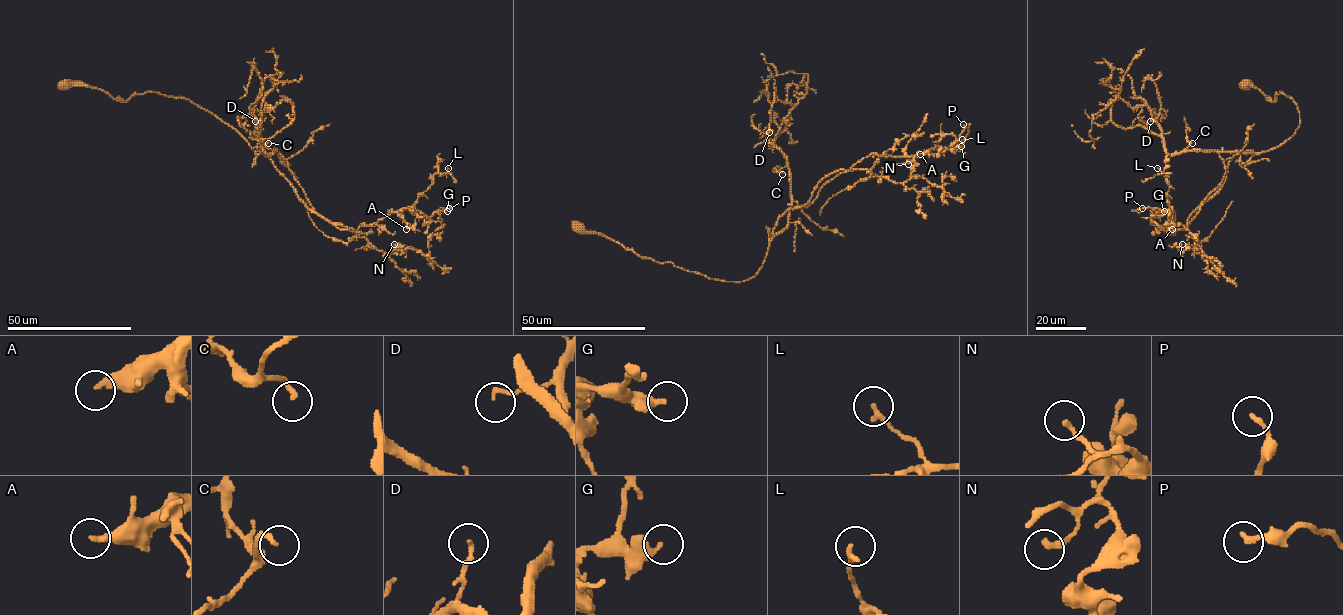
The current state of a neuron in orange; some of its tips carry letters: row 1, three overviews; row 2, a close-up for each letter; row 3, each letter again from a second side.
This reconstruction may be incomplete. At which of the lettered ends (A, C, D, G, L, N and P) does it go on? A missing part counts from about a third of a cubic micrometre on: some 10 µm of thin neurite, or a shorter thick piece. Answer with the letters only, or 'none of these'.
none of these

